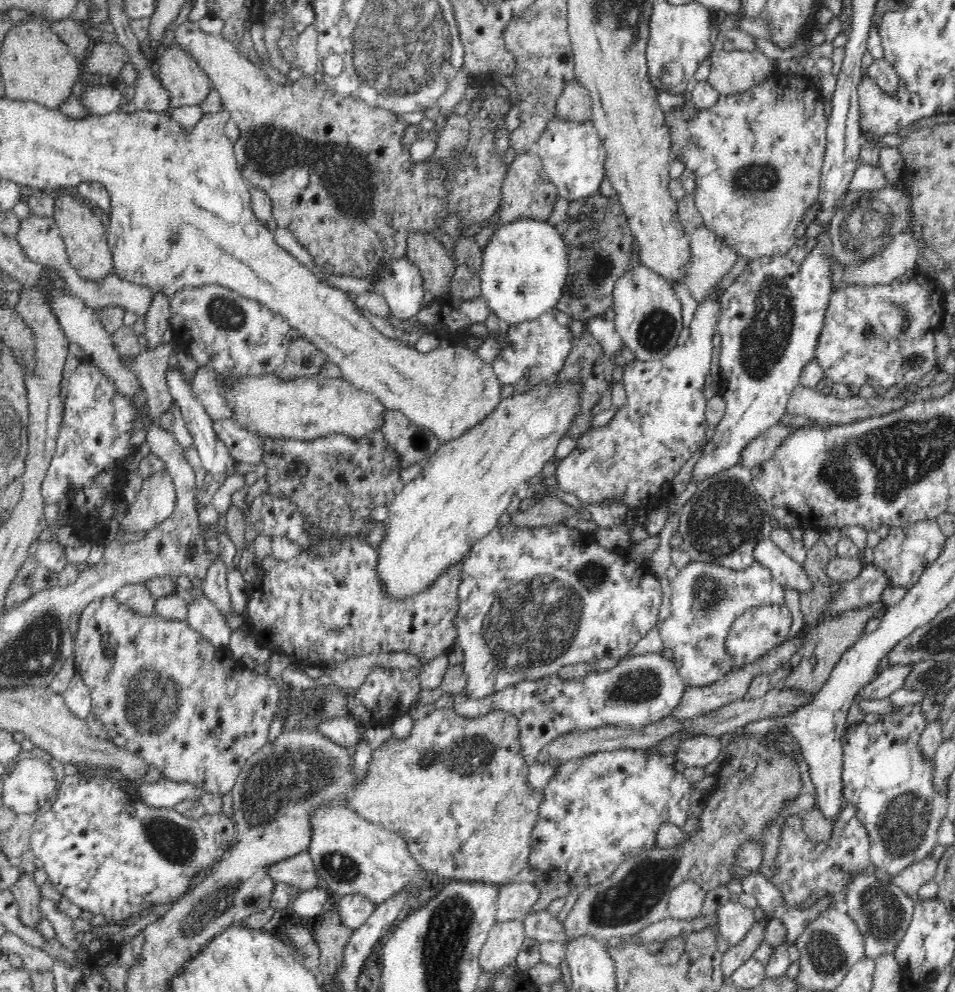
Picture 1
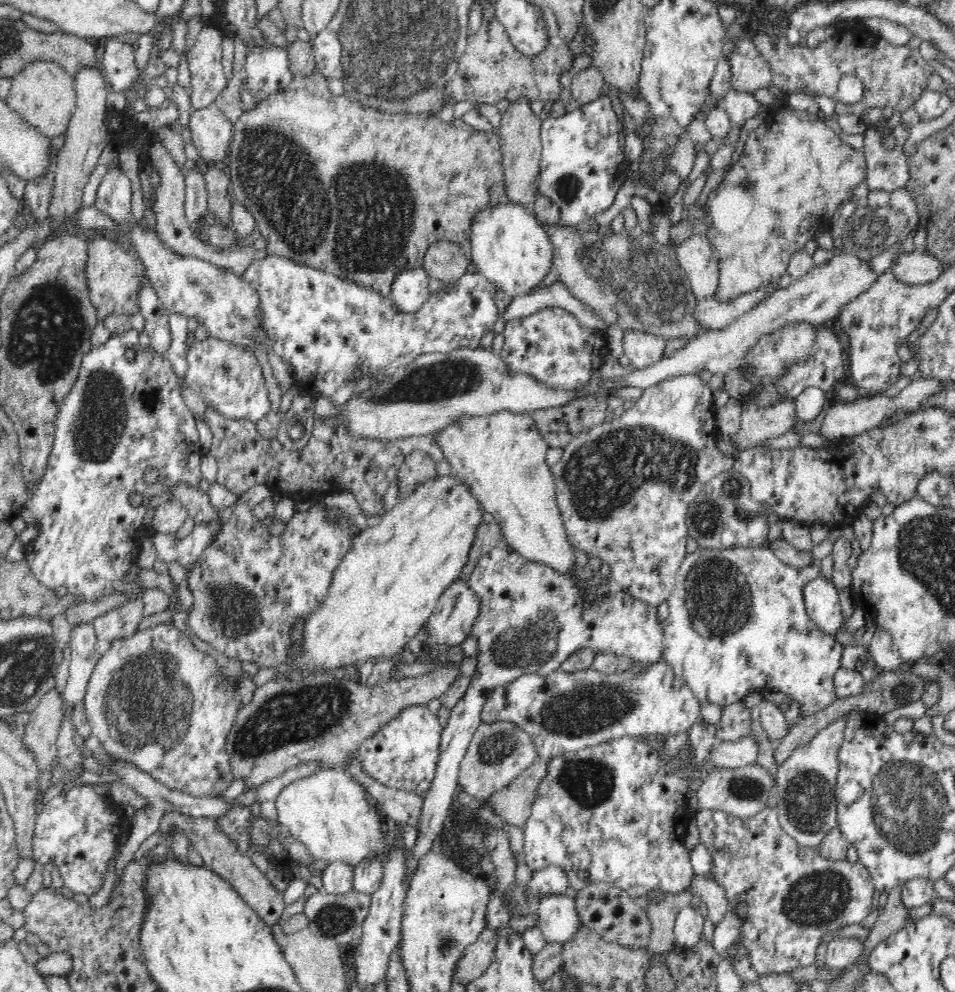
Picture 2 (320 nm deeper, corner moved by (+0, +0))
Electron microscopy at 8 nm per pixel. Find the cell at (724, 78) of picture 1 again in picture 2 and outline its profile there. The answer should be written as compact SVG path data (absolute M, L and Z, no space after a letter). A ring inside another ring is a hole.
M738 40L736 48L730 54L726 54L726 57L730 61L732 89L753 93L771 84L771 65L768 65L768 61L756 49L752 40Z

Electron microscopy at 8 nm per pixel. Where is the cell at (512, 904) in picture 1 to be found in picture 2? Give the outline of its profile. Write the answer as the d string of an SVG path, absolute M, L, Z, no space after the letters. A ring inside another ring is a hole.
M550 865L533 872L528 888L532 896L540 899L550 894L566 894L570 887L566 871L558 865Z

